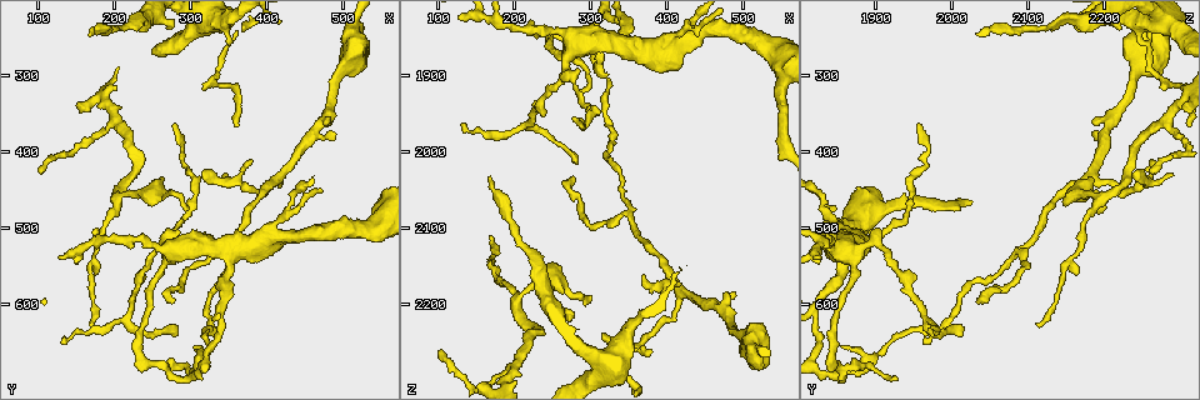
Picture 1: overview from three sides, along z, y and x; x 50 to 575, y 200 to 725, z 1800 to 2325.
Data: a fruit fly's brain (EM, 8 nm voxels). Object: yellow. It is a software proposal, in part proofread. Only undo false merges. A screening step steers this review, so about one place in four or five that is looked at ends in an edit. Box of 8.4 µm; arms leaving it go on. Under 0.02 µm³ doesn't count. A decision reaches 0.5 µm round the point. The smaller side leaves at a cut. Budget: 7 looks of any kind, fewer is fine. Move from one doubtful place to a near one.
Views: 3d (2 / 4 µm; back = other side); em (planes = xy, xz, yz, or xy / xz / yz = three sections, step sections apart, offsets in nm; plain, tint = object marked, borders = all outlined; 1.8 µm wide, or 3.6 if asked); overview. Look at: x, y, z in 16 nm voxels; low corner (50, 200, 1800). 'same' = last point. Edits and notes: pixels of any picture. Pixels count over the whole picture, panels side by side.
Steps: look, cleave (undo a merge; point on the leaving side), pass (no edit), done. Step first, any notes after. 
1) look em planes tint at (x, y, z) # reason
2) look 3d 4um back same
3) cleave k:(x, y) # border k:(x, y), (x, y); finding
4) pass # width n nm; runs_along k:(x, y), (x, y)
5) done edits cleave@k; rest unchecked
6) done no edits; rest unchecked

look em yz step 4 tint at (205, 465, 2190) # abrupt turn

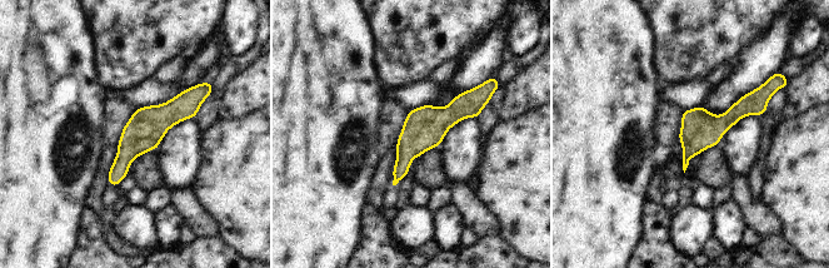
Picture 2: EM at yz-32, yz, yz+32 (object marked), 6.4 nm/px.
look em planes tint same # another direction

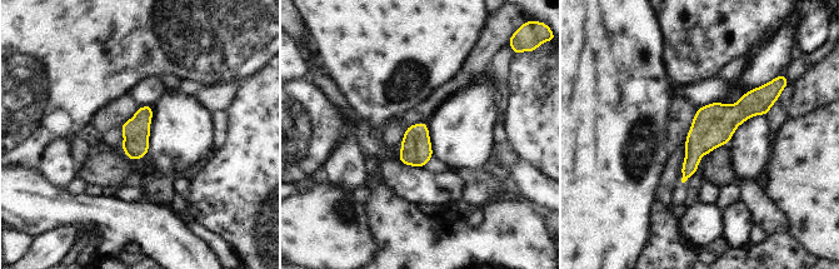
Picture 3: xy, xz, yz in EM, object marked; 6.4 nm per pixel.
pass # width 170 nm; runs_along 3:(764, 96), (732, 115), (685, 175); all the same neuron

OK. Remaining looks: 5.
look em planes tint at (350, 545, 2080)

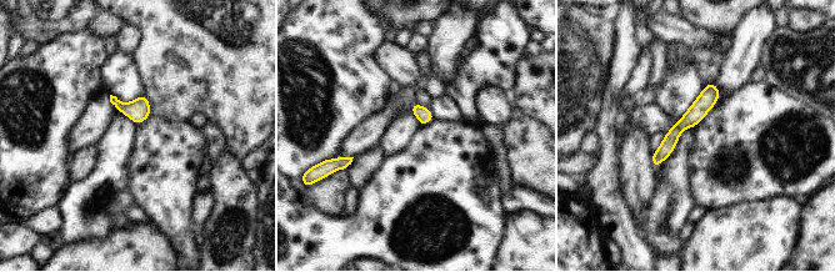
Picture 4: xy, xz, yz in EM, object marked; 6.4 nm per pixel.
pass # runs_along 4:(711, 86), (655, 161); continuous, no second neuron

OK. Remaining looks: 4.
look em yz step 16 tint at (280, 695, 1855)

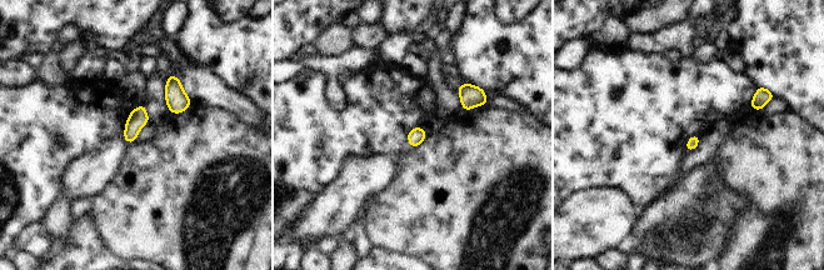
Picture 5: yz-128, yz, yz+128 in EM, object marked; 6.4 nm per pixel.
look em planes borders same # cut it another way

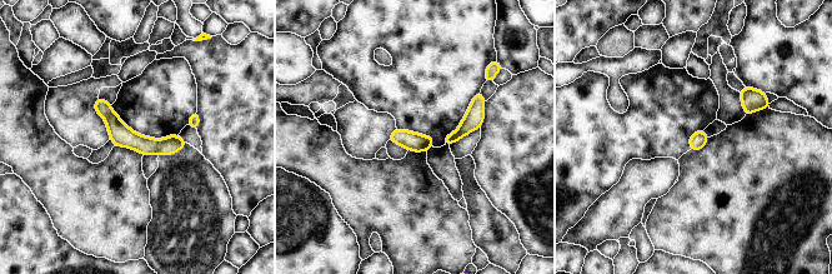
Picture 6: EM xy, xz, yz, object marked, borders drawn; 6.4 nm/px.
cleave 6:(120, 134) # part_leaving 6:(109, 120), (144, 145), (183, 143); a second neuron is stuck on

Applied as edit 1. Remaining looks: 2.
done edits cleave@6; rest unchecked

